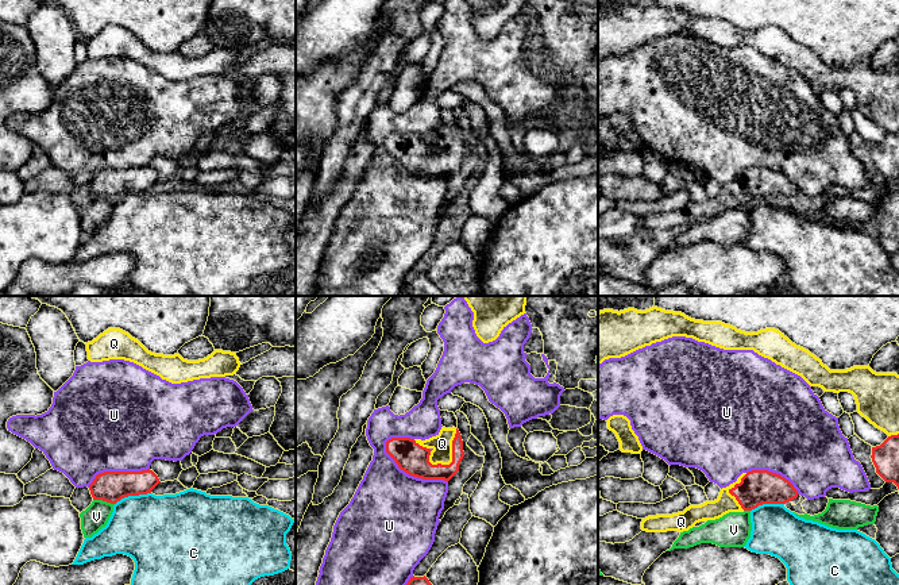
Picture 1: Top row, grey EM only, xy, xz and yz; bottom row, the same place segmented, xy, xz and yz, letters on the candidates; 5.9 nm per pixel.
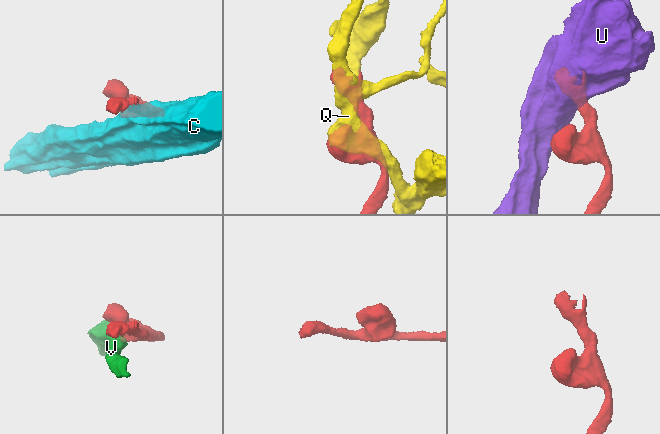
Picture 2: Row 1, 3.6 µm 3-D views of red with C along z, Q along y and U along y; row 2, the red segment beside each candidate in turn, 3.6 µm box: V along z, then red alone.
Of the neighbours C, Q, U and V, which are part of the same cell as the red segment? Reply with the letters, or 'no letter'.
Q

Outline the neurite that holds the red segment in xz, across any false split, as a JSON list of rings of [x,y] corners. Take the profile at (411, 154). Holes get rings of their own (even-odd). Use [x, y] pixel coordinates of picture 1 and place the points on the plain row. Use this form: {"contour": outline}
{"contour": [[[441,124],[436,134],[425,138],[391,135],[386,150],[409,173],[447,180],[459,169],[464,154],[462,132],[455,124]]]}

